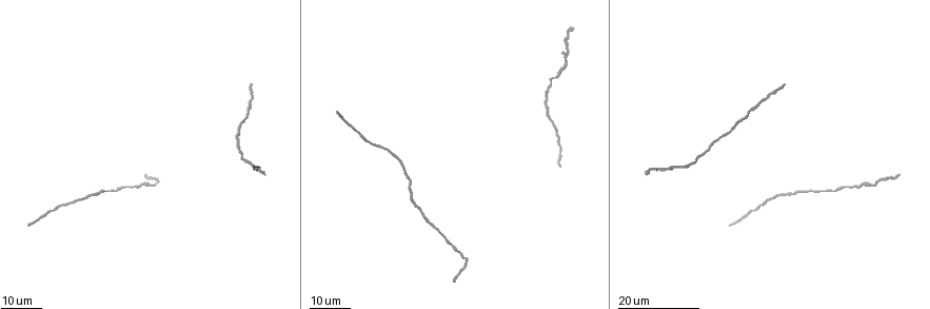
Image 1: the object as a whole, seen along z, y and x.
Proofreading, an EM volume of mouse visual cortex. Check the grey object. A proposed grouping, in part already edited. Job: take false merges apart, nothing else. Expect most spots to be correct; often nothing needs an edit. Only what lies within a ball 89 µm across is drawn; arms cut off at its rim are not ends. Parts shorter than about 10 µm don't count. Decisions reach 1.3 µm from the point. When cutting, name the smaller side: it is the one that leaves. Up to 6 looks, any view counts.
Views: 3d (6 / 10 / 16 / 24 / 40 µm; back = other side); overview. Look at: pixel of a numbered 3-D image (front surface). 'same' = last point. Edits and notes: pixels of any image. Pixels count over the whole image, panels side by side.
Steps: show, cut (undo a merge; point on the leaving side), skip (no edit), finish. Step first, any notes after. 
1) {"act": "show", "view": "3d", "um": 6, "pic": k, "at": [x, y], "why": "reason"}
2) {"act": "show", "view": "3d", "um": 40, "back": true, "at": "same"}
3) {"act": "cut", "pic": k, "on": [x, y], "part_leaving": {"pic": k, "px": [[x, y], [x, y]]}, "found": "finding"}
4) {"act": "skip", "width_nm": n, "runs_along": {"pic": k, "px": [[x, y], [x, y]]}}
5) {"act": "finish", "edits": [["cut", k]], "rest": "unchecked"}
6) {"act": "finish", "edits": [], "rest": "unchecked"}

{"act": "show", "view": "3d", "um": 24, "pic": 1, "at": [124, 188], "why": "calibre changes"}

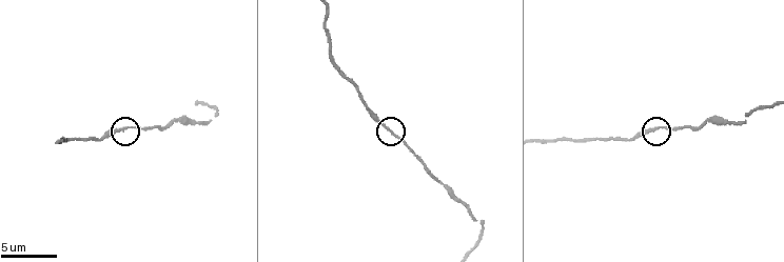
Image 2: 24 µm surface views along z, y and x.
{"act": "show", "view": "3d", "um": 10, "pic": 2, "at": [655, 127]}

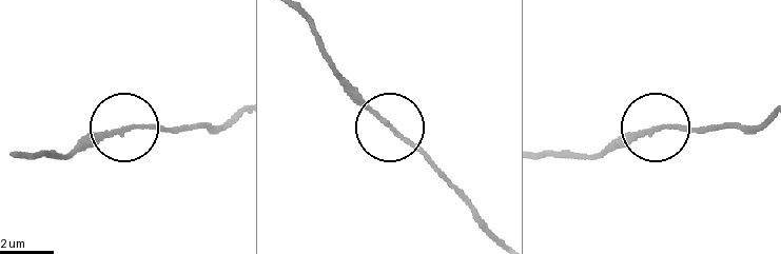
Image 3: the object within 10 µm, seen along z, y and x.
{"act": "skip", "runs_along": {"pic": 3, "px": [[236, 121], [222, 128], [114, 128], [86, 137], [69, 153]]}, "found": "one neuron here"}

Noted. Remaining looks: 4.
{"act": "show", "view": "3d", "um": 24, "pic": 1, "at": [405, 168], "why": "calibre changes"}

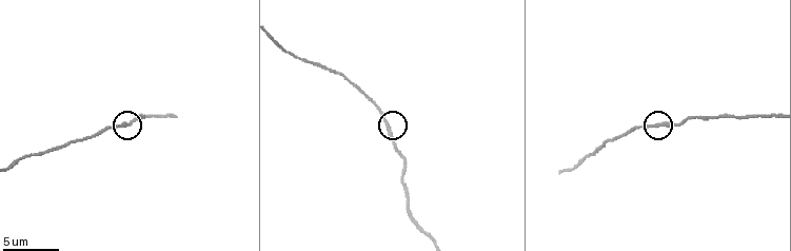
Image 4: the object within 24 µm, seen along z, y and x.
{"act": "show", "view": "3d", "um": 10, "pic": 4, "at": [119, 125], "why": "closer look"}

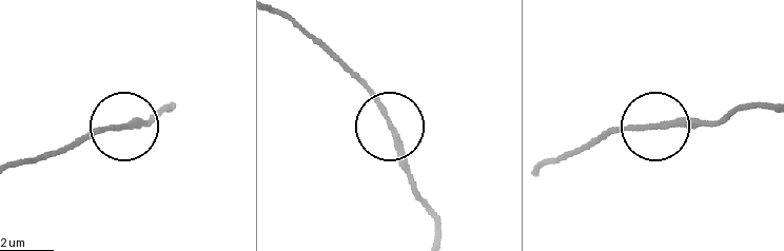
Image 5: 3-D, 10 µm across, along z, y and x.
{"act": "skip", "width_nm": 210, "runs_along": {"pic": 5, "px": [[434, 238], [432, 211], [385, 109], [348, 71]]}, "found": "one neuron here"}

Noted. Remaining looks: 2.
{"act": "show", "view": "3d", "um": 10, "pic": 2, "at": [446, 185]}

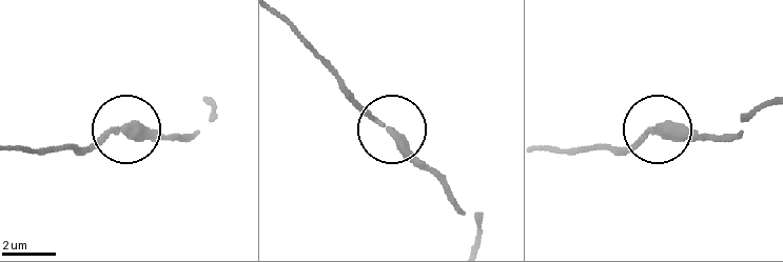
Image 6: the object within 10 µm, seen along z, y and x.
{"act": "skip", "found": "all the same neuron"}

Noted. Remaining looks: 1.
{"act": "finish", "edits": [], "rest": "unchecked"}

